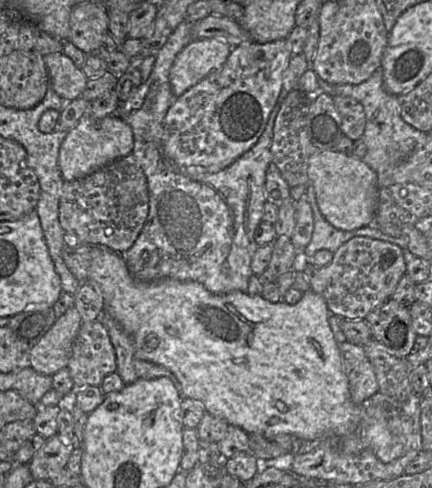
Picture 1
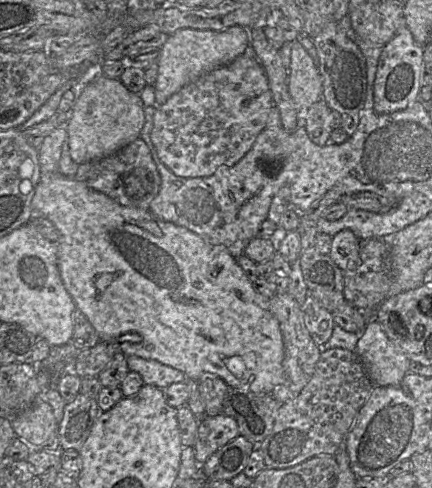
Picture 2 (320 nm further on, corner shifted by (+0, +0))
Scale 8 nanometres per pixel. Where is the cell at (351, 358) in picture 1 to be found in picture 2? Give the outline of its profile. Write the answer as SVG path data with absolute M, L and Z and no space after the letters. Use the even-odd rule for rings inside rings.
M332 348L321 353L315 371L298 396L279 404L277 418L272 432L259 444L266 467L288 468L321 454L334 456L349 430L354 425L360 408L366 402L374 384L356 352L342 348Z

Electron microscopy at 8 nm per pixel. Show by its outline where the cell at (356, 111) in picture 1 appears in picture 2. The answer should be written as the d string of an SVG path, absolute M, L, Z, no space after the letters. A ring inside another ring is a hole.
M339 22L328 24L314 39L322 78L322 99L331 110L341 114L341 127L352 136L360 122L360 112L367 98L367 64L360 48L338 27Z

